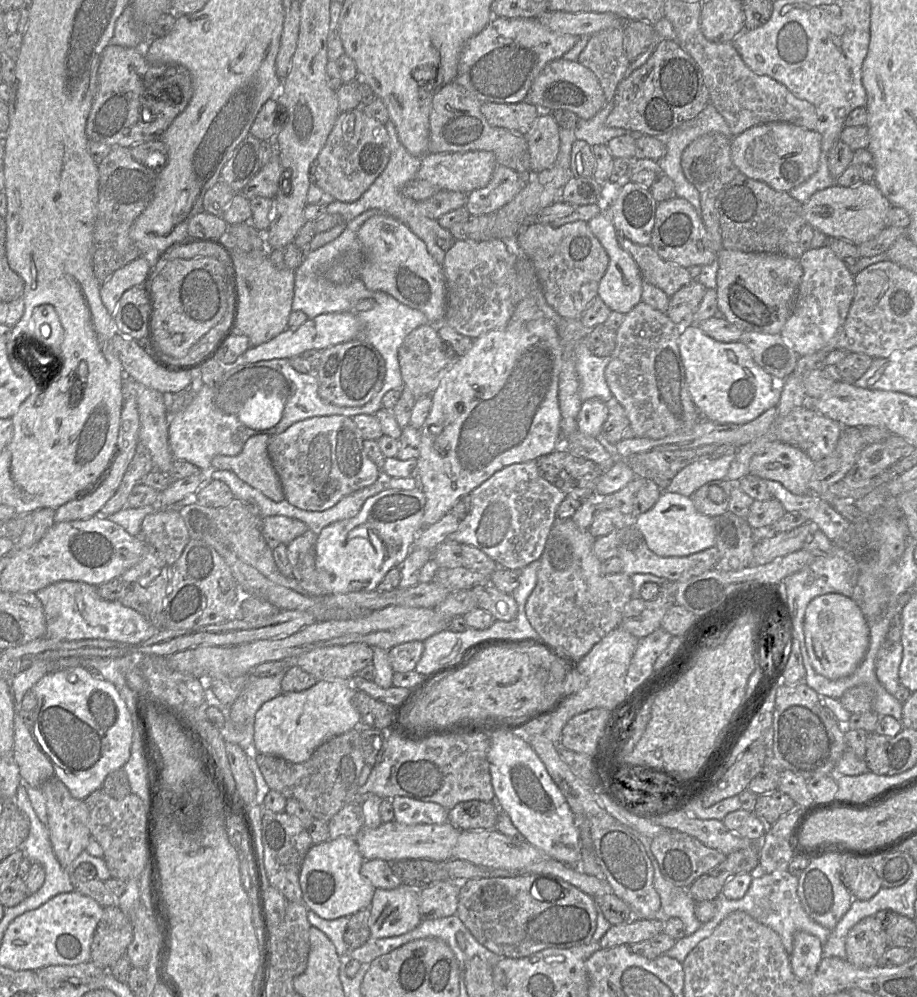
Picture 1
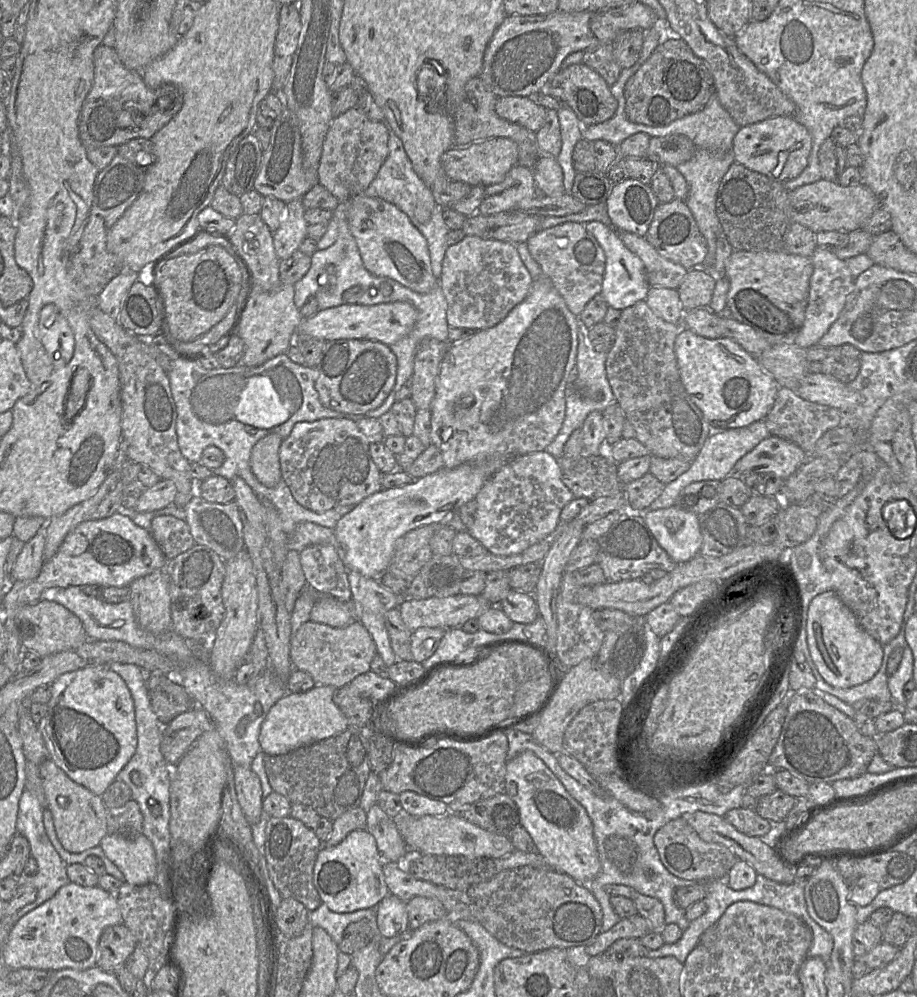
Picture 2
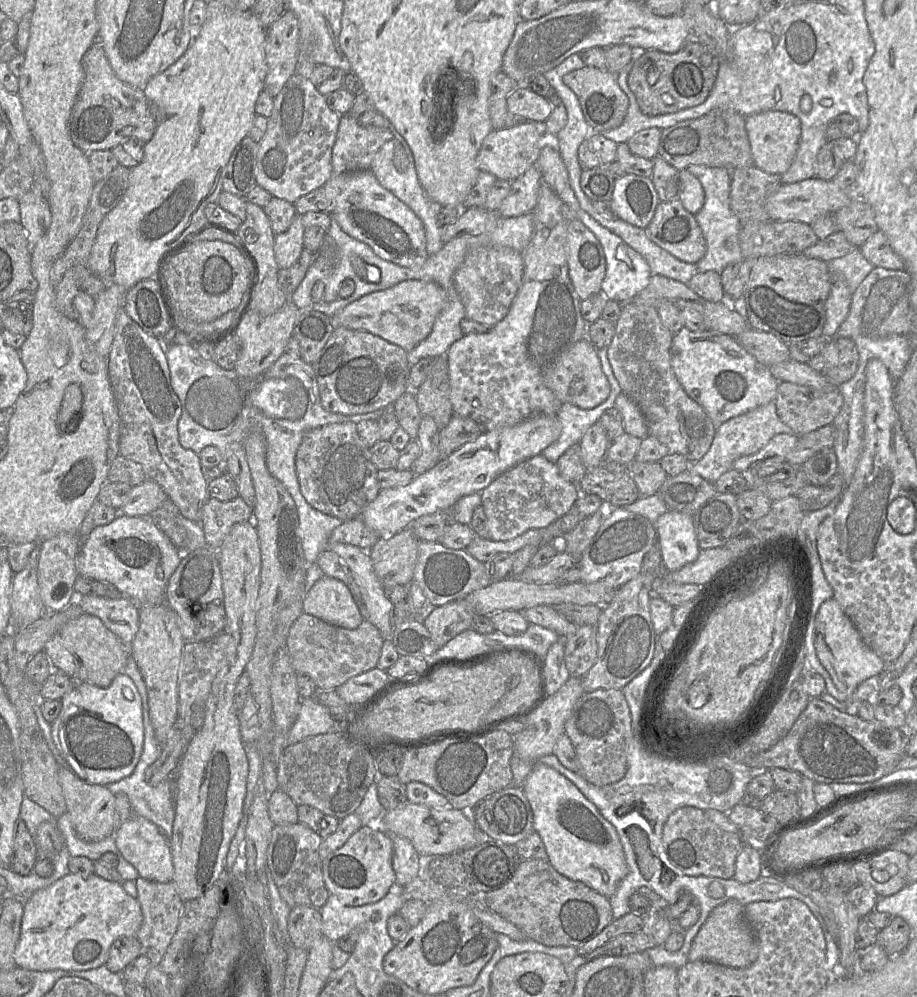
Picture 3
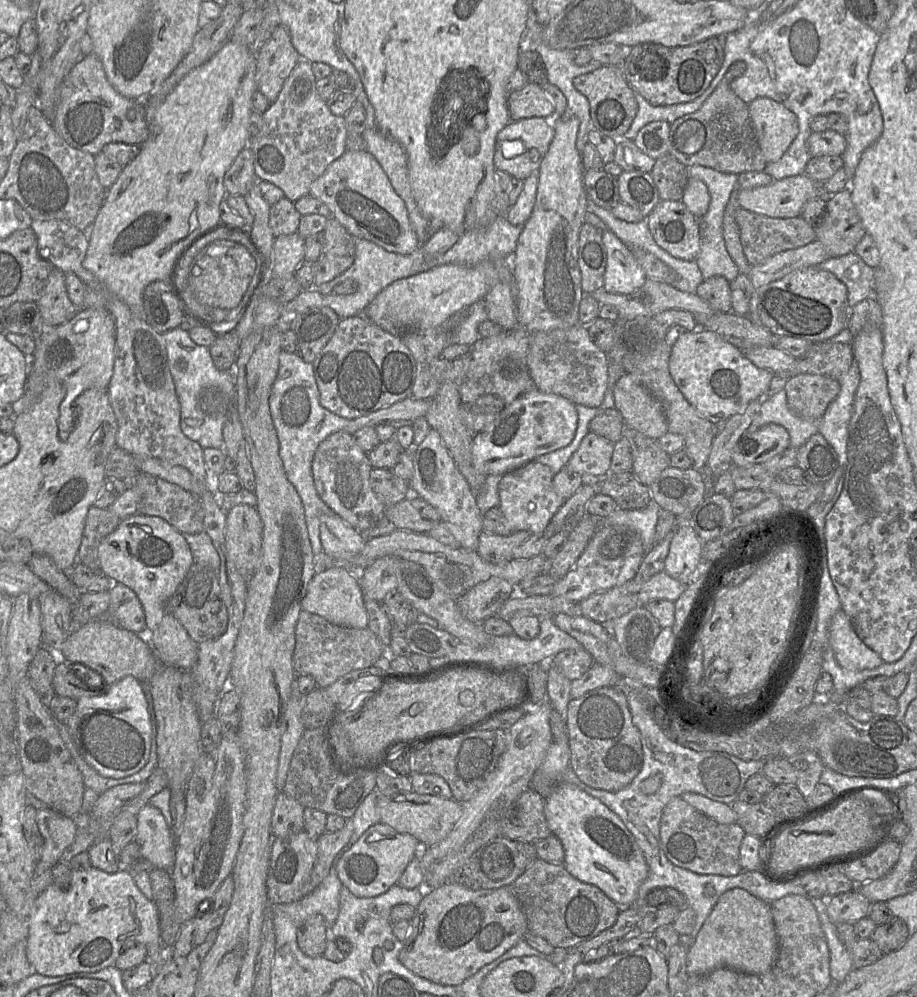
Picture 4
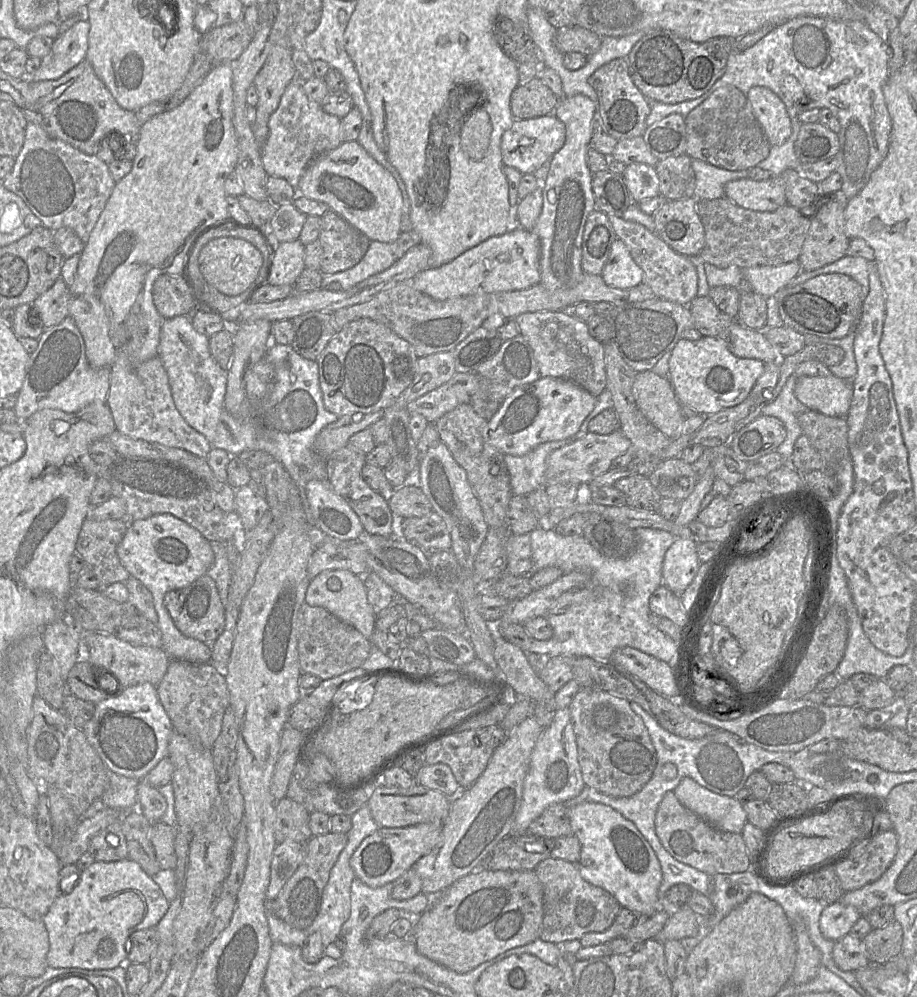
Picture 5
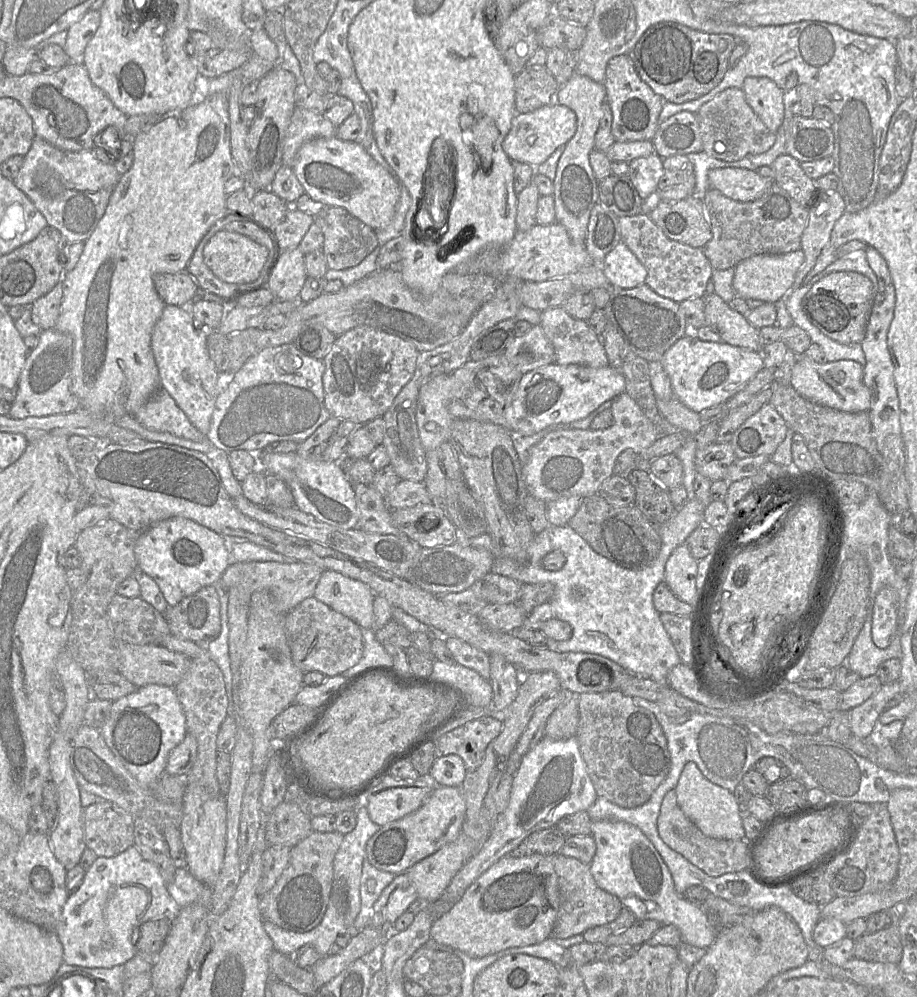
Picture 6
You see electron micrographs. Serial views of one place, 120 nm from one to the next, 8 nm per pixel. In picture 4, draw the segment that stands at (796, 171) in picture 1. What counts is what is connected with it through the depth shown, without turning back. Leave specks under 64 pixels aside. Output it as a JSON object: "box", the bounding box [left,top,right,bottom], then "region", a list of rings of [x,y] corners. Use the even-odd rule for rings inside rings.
{"box":[748,97,798,163],"region":[[[758,97],[748,105],[758,144],[767,163],[778,161],[798,134],[796,115],[767,97]]]}

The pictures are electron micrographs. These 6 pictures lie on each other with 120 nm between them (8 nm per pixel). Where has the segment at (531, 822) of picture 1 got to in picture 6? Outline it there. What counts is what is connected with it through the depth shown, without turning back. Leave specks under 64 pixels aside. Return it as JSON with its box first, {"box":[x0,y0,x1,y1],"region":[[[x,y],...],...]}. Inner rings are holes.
{"box":[589,820,716,949],"region":[[[598,820],[593,821],[590,835],[595,840],[596,852],[589,867],[596,884],[601,889],[616,896],[623,907],[633,913],[636,920],[653,919],[661,925],[672,924],[680,931],[681,941],[692,946],[707,949],[713,943],[716,933],[705,911],[701,905],[695,905],[687,901],[682,894],[676,892],[667,865],[654,845],[639,828],[622,821]]]}

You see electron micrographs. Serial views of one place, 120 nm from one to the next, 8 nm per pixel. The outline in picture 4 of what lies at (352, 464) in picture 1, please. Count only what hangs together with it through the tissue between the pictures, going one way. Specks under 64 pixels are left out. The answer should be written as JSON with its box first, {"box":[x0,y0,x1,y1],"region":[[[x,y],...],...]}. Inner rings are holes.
{"box":[312,431,386,532],"region":[[[337,431],[319,444],[312,461],[312,474],[318,495],[332,512],[359,532],[372,528],[386,517],[386,505],[370,484],[372,466],[367,454],[357,445],[351,434]]]}

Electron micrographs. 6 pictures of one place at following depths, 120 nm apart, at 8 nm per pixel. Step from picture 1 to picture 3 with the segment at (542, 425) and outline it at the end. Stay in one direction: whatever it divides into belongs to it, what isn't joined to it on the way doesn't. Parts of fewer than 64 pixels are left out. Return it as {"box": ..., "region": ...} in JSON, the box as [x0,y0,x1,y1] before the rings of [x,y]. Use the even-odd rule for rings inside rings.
{"box":[446,182,587,431],"region":[[[542,182],[538,200],[533,213],[534,232],[527,247],[521,252],[524,261],[524,273],[520,288],[511,304],[511,307],[506,316],[485,333],[467,334],[454,342],[446,352],[449,383],[450,383],[450,401],[453,408],[453,415],[467,417],[480,424],[484,431],[491,431],[504,426],[516,425],[527,418],[545,414],[557,416],[562,405],[562,402],[555,394],[545,385],[544,375],[548,367],[556,361],[564,352],[570,349],[577,341],[586,337],[587,323],[583,320],[580,312],[580,298],[577,295],[572,281],[569,277],[568,262],[567,262],[567,225],[568,220],[562,213],[562,200],[558,195],[545,183]]]}

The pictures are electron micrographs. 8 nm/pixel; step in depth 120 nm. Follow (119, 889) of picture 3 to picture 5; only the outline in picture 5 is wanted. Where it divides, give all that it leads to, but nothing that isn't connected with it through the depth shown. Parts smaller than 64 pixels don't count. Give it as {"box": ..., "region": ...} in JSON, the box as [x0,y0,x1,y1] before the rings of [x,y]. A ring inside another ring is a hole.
{"box":[42,858,169,970],"region":[[[126,858],[120,861],[103,862],[95,861],[87,869],[80,874],[80,880],[77,886],[68,894],[60,894],[50,906],[48,912],[42,918],[49,937],[49,951],[47,953],[46,961],[48,967],[51,968],[83,968],[88,970],[113,969],[119,965],[124,965],[127,962],[127,955],[129,952],[129,937],[130,935],[142,929],[155,927],[159,921],[166,914],[169,902],[161,891],[160,887],[153,881],[151,876],[147,875],[142,867]]]}

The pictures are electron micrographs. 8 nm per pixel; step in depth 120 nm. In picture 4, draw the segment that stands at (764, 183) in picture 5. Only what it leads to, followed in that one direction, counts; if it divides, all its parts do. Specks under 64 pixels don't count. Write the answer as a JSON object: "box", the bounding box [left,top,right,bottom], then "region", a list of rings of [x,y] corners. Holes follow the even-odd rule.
{"box":[739,174,822,218],"region":[[[806,174],[774,180],[766,186],[739,190],[741,208],[773,218],[801,215],[806,202],[822,193],[822,183]]]}

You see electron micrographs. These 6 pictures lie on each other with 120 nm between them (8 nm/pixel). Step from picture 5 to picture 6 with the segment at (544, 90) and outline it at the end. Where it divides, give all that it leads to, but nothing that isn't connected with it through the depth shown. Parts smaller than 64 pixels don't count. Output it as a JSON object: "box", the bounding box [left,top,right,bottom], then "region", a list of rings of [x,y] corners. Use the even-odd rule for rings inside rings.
{"box":[515,67,560,113],"region":[[[525,67],[515,76],[515,109],[516,113],[528,113],[542,106],[556,102],[555,96],[560,88],[555,77],[545,67]]]}

